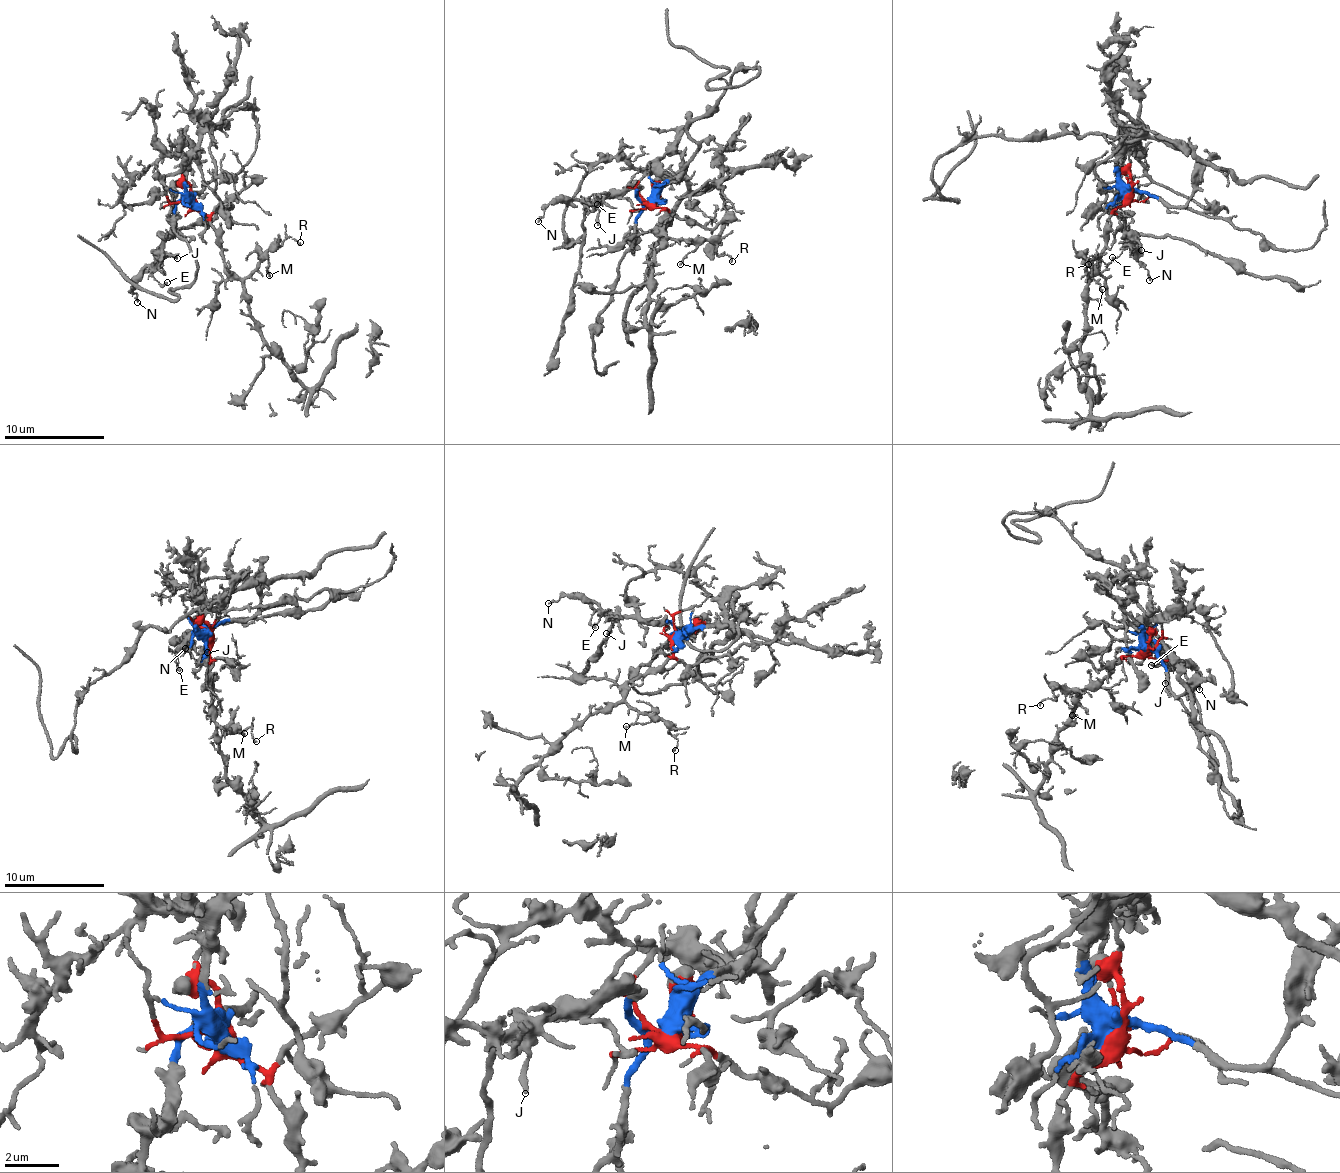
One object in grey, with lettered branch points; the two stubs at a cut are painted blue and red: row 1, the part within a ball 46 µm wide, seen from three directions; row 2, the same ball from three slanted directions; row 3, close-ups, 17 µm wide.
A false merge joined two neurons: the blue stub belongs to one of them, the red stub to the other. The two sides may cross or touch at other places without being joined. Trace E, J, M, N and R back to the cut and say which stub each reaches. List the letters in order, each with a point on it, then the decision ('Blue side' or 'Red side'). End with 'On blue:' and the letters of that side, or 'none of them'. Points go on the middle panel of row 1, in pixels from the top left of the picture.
E: Place: (597, 204). Blue side
J: Place: (597, 225). Blue side
M: Place: (680, 264). Red side
N: Place: (538, 221). Blue side
R: Place: (732, 261). Red side
On blue: E, J, N

